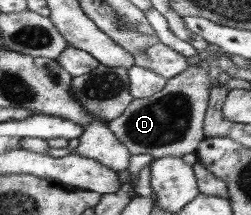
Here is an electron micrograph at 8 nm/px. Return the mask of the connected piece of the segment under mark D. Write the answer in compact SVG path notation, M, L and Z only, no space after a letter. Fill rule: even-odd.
M193 63L183 73L167 80L164 88L154 95L133 98L125 112L106 126L130 154L149 153L154 158L181 158L195 152L205 137L203 125L212 82L208 71Z

